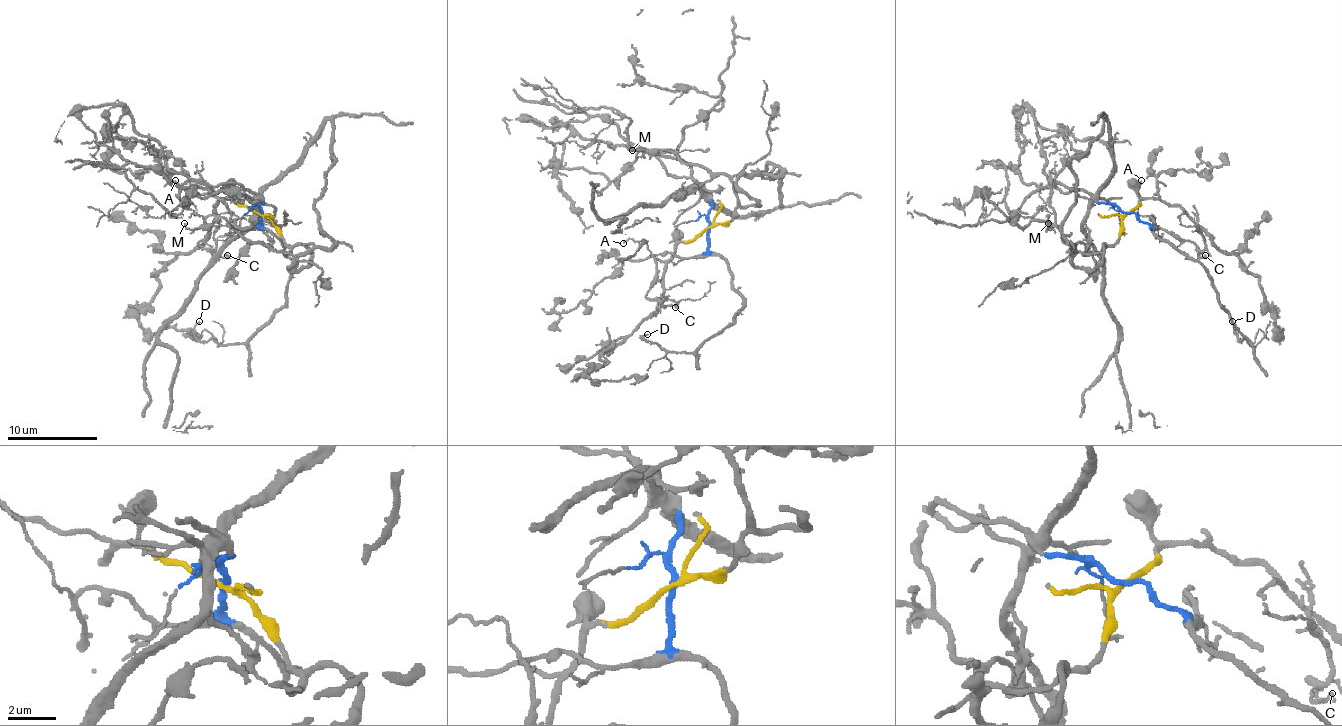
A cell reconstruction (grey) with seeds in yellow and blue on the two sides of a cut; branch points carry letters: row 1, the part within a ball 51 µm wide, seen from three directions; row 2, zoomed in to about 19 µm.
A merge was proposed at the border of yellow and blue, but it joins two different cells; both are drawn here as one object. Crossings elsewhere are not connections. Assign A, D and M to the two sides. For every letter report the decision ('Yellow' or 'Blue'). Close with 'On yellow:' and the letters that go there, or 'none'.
A: Blue
D: Blue
M: Yellow
On yellow: M

